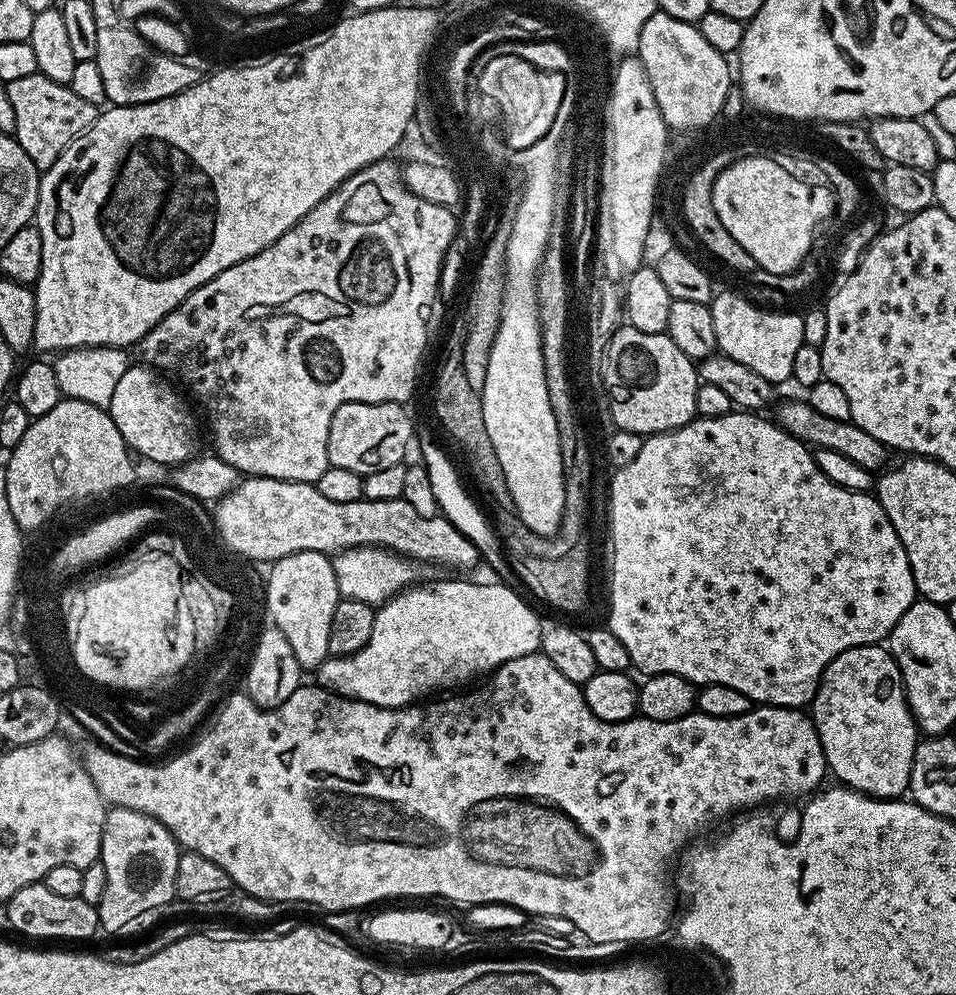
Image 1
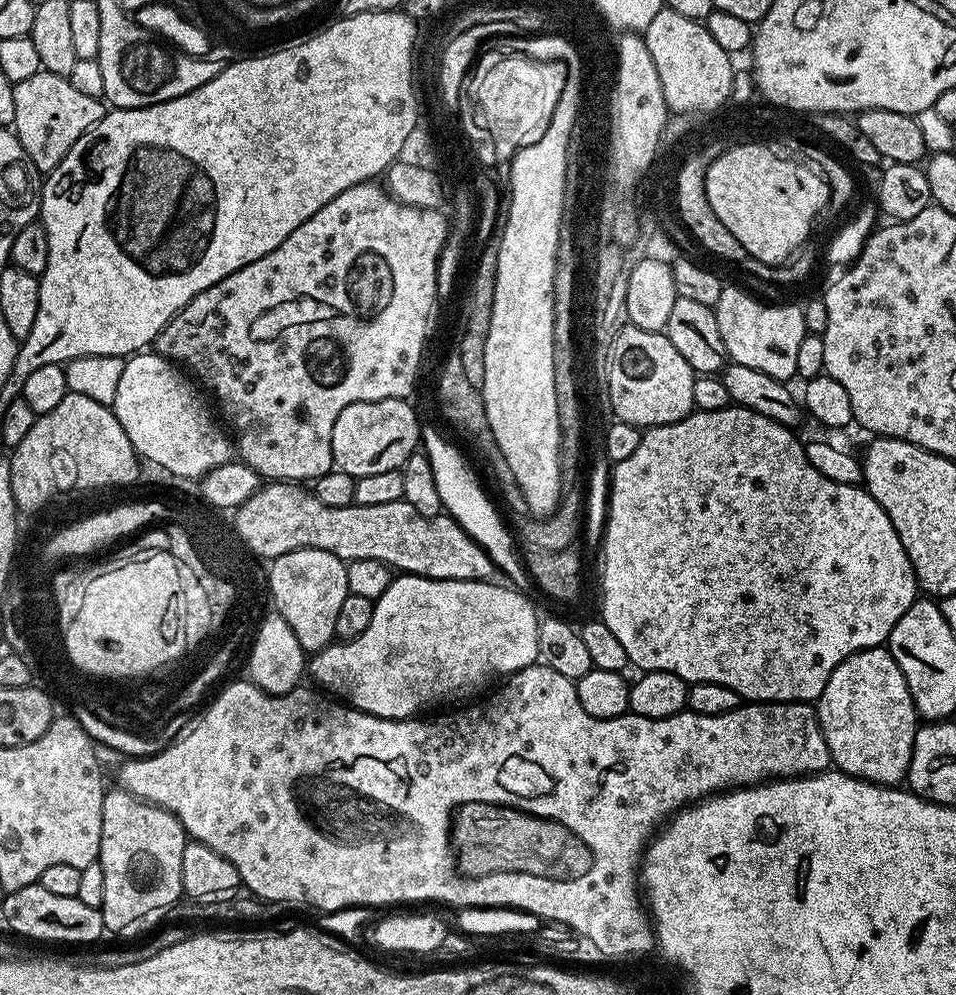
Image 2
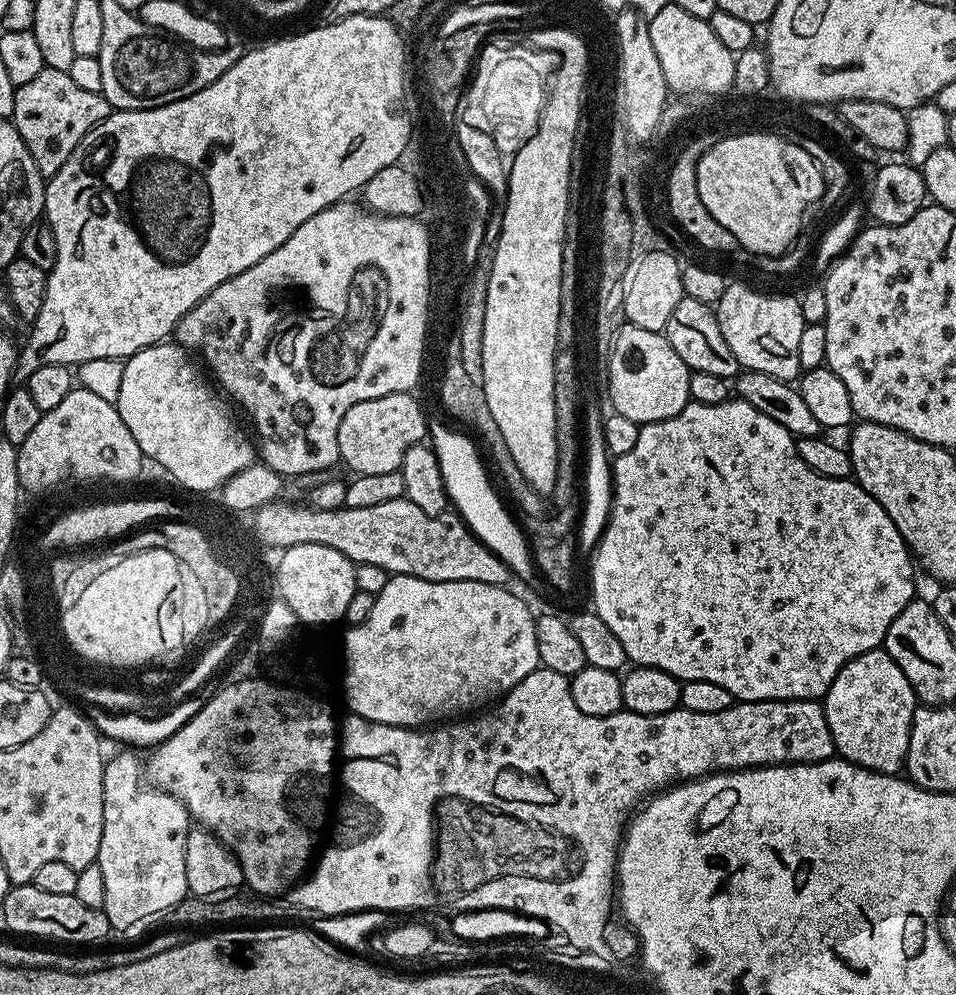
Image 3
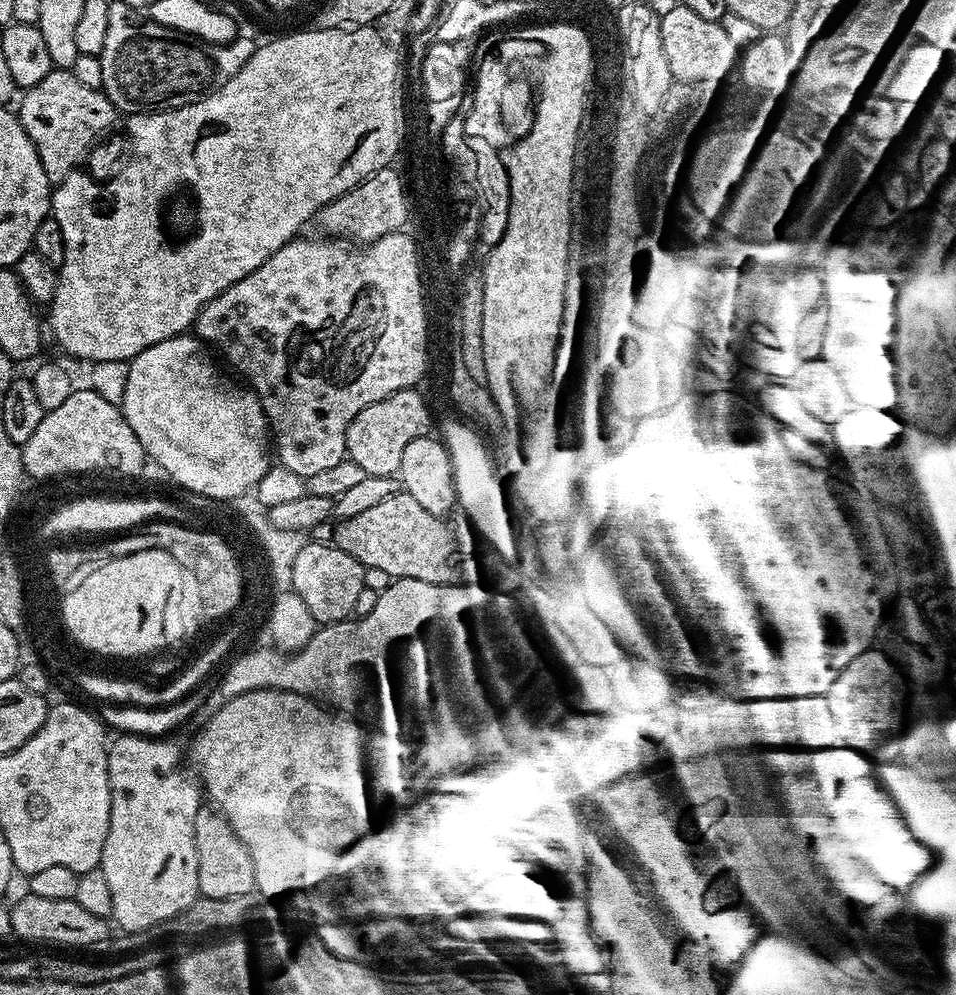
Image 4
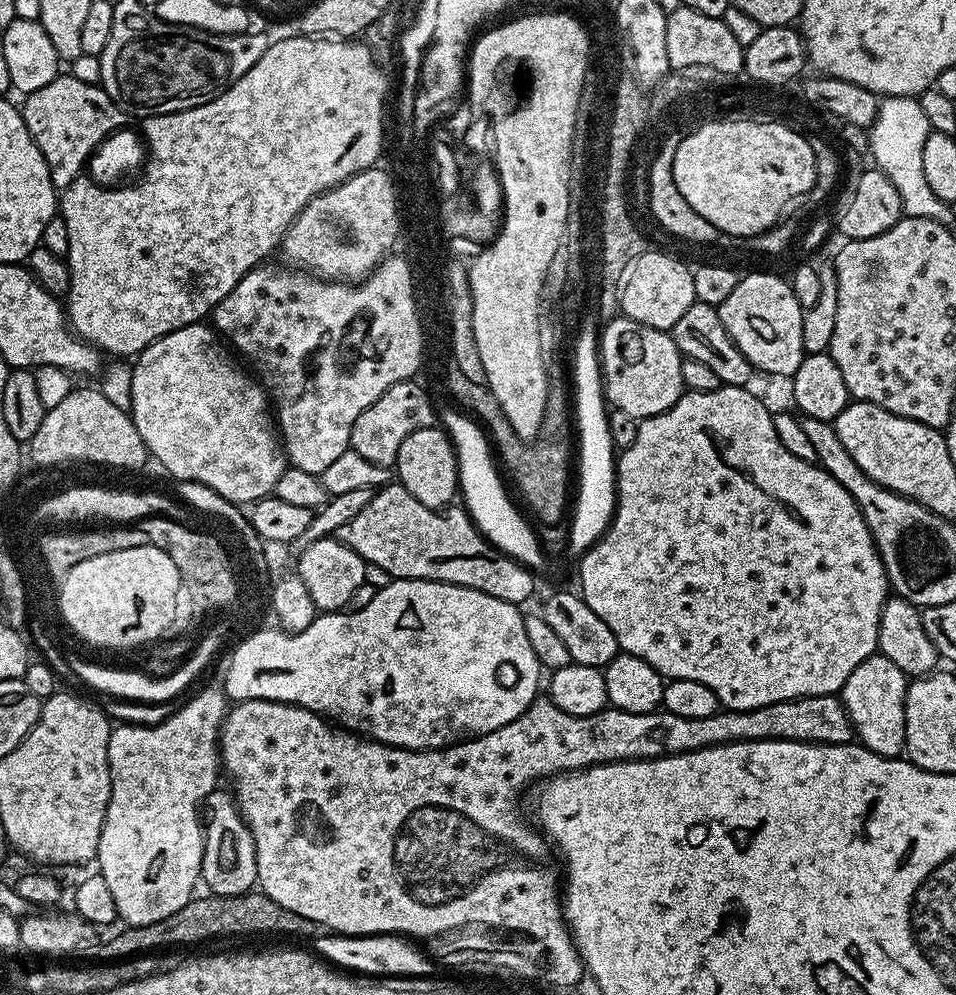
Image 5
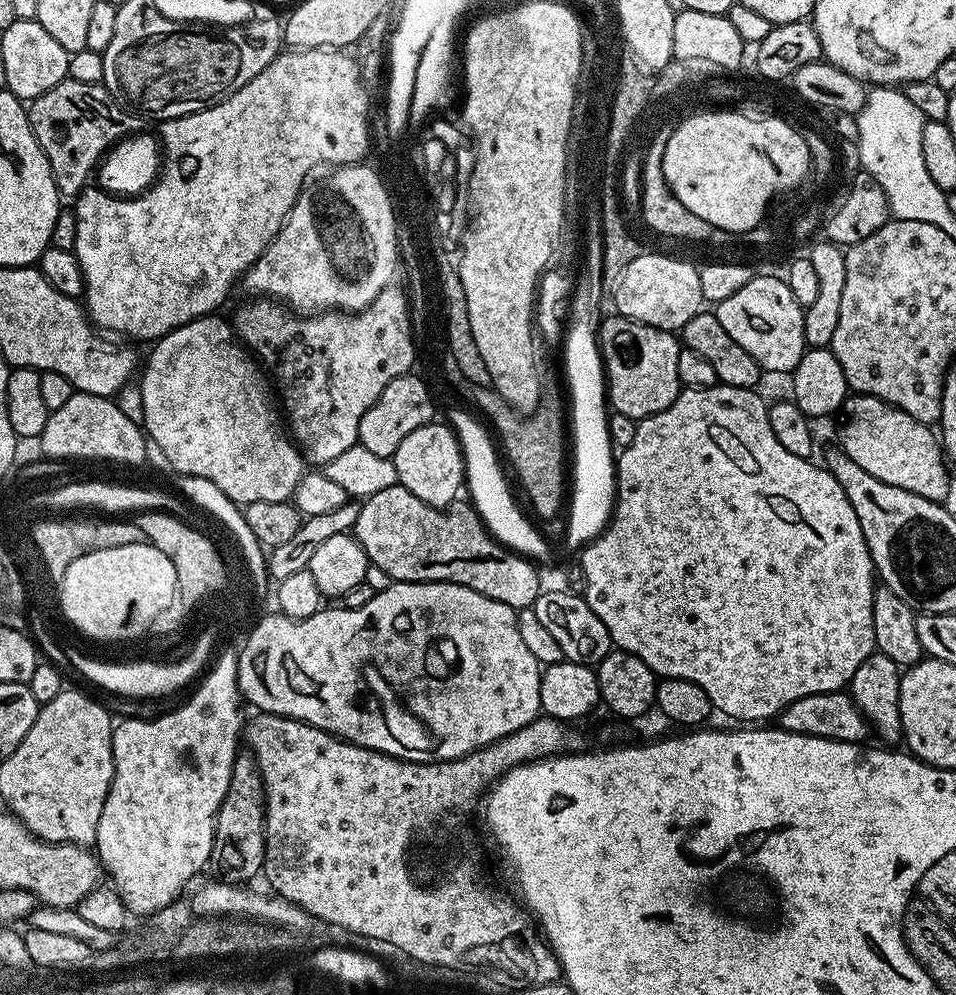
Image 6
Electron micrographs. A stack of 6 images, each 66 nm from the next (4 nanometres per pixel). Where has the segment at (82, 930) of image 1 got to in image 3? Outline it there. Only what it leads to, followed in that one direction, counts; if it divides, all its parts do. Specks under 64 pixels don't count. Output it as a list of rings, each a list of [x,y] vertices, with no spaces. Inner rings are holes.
[[[34,883],[18,884],[12,887],[2,902],[4,908],[4,924],[12,932],[20,936],[41,936],[44,940],[61,940],[61,945],[88,944],[84,946],[100,946],[112,927],[110,918],[106,918],[103,908],[85,906],[78,902],[76,895],[50,894]]]

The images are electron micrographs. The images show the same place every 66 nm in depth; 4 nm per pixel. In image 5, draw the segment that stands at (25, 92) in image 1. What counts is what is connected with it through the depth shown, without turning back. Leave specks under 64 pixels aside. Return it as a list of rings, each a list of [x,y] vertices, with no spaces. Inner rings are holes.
[[[70,74],[57,76],[50,86],[34,90],[23,97],[22,115],[30,138],[38,146],[56,189],[63,190],[85,171],[92,153],[109,135],[125,127],[125,109],[107,96],[100,84],[78,82]]]

